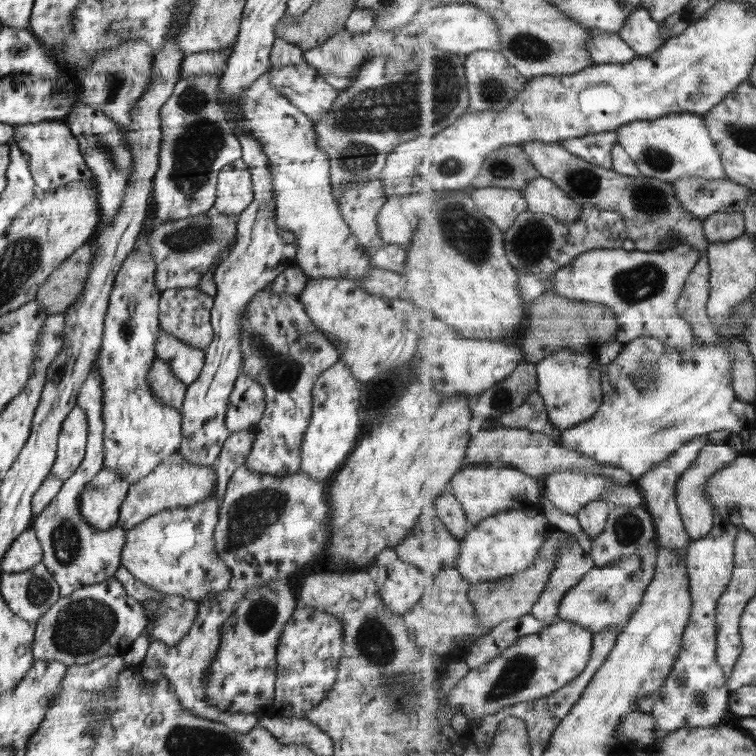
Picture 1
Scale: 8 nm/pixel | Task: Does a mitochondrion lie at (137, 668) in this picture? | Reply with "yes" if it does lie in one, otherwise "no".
no

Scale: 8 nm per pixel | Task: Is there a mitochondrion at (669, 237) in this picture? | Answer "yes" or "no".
yes

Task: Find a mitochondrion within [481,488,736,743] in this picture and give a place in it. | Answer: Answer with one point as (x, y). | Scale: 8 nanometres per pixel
(518, 672)

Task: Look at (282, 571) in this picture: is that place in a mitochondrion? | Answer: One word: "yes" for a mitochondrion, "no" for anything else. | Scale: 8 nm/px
no

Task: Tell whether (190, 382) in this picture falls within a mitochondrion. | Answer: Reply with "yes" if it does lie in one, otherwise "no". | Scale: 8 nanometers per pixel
no

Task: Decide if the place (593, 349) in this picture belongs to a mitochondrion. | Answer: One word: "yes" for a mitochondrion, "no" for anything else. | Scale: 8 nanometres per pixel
no

